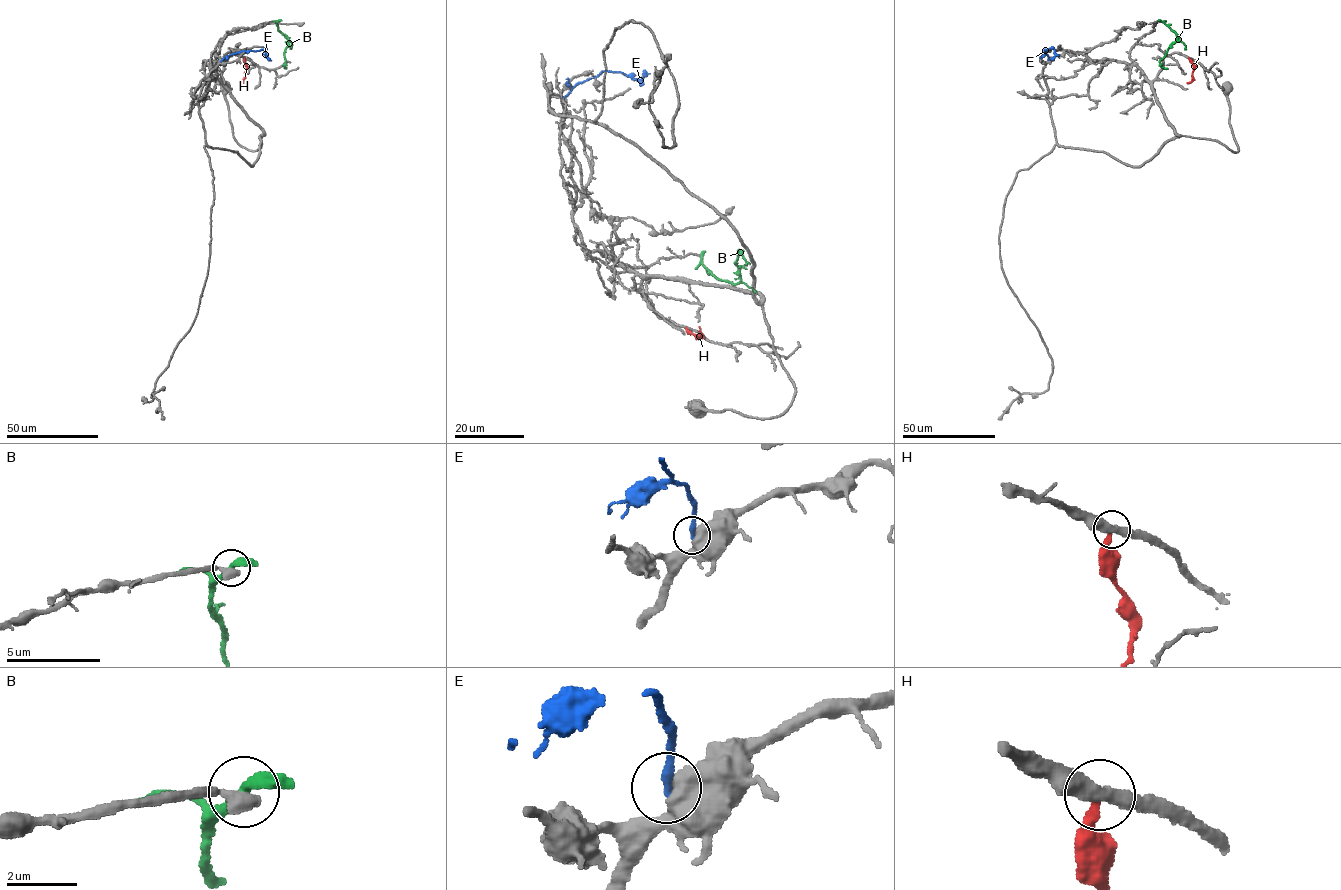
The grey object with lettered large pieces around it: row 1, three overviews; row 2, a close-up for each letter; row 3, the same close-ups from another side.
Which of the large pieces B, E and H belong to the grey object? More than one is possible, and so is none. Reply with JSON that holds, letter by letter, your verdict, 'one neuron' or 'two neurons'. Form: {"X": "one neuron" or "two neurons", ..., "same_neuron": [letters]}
{"B": "two neurons", "E": "two neurons", "H": "two neurons", "same_neuron": []}

